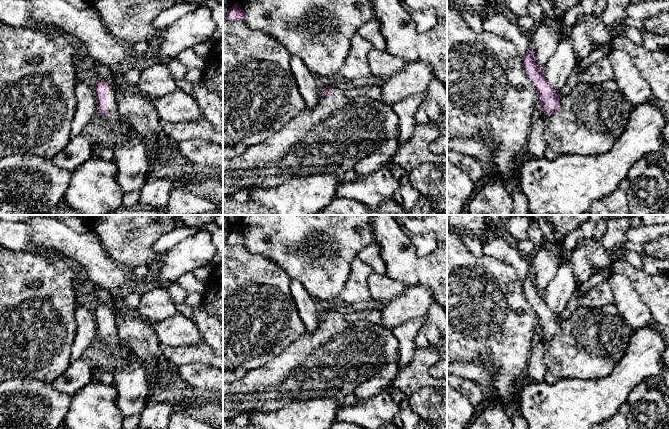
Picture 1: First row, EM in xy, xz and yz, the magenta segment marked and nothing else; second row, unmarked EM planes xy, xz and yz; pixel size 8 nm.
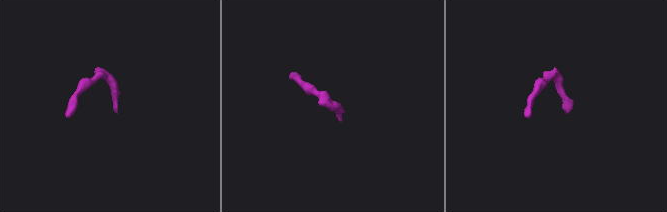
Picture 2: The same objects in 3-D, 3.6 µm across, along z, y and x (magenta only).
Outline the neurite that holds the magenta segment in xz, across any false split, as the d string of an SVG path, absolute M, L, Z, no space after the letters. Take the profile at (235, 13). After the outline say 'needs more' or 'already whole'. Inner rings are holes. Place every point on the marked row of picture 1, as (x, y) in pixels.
M234 5L228 10L226 19L229 21L244 21L244 10L241 9L238 5Z | already whole

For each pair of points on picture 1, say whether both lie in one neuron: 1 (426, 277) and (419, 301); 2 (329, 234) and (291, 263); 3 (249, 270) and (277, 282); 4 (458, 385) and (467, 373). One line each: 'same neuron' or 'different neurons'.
1: different neurons
2: same neuron
3: same neuron
4: different neurons

